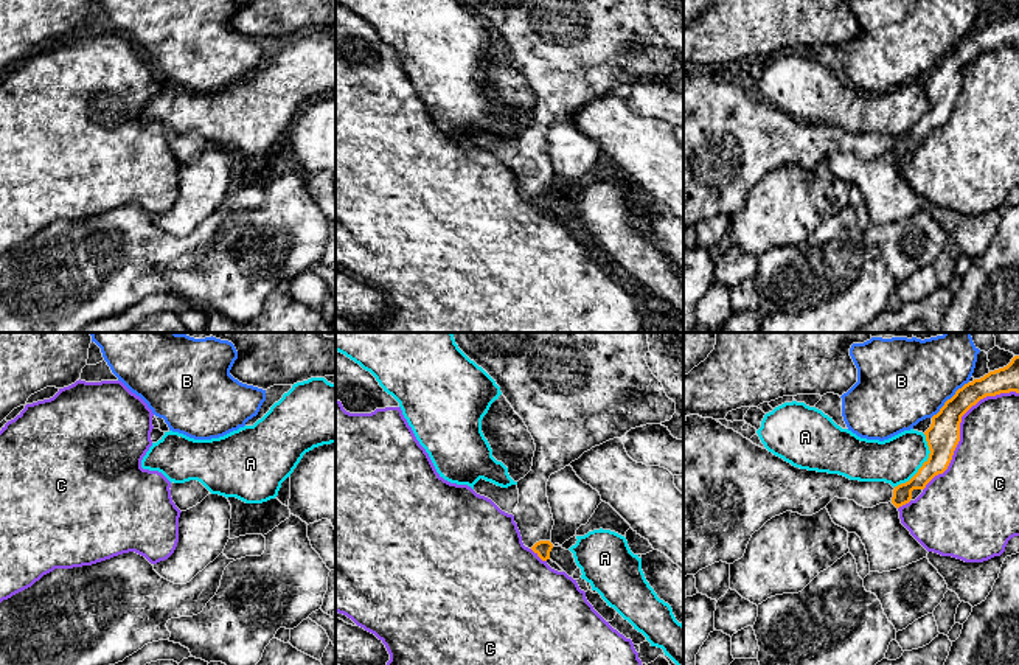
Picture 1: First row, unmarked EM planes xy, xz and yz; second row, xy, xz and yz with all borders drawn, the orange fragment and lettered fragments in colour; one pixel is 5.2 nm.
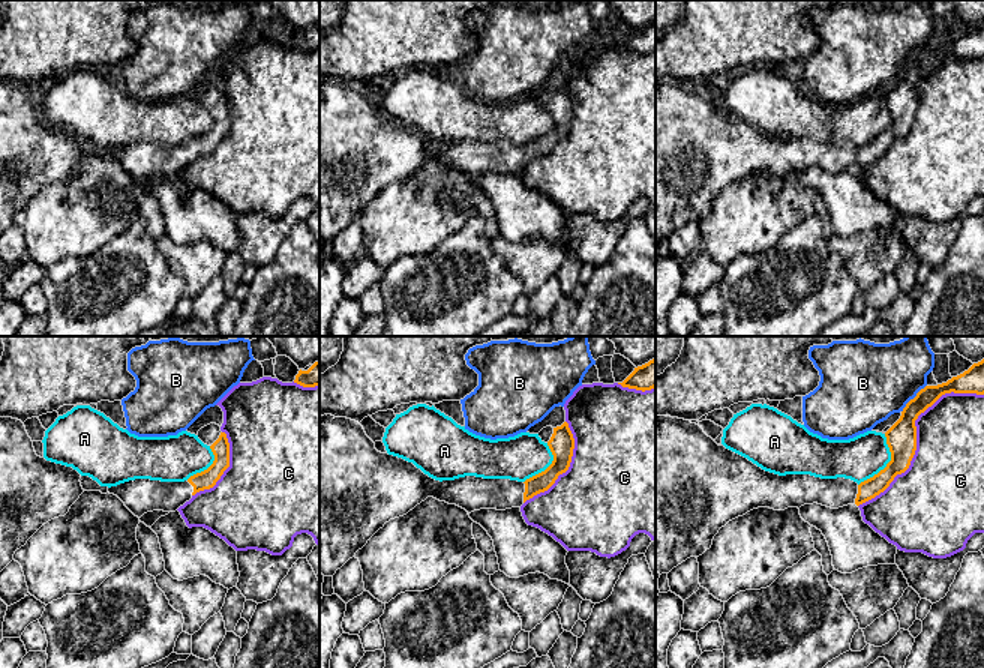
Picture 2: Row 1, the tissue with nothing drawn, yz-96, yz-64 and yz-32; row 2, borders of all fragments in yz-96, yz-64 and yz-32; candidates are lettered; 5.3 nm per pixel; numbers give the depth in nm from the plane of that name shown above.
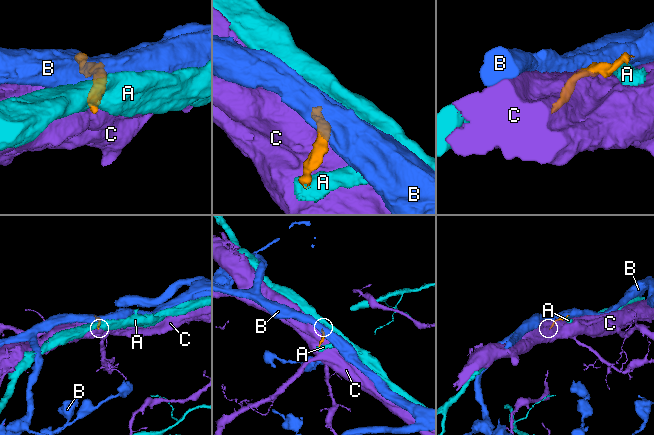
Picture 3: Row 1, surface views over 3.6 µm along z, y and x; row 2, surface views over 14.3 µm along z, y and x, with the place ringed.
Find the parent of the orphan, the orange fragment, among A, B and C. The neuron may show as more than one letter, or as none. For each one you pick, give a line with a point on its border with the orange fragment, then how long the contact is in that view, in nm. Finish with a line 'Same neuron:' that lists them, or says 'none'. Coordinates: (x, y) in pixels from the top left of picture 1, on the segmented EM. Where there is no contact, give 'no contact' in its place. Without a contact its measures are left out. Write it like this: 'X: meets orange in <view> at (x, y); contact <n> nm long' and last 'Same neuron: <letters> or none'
Same neuron: none

